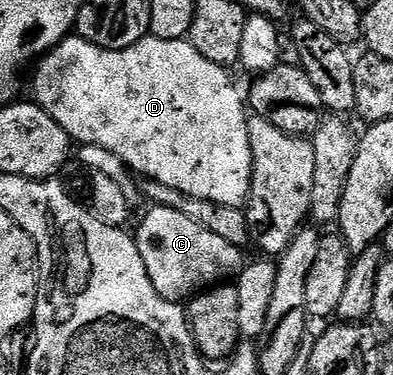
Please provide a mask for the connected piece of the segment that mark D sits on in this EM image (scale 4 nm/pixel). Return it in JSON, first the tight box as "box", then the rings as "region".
{"box":[32,34,253,207],"region":[[[70,34],[61,43],[57,44],[49,53],[36,61],[33,72],[33,96],[32,99],[41,107],[44,112],[49,112],[63,126],[70,141],[78,145],[91,144],[103,146],[103,150],[111,150],[119,159],[129,167],[130,172],[140,174],[142,177],[155,182],[163,182],[163,186],[171,186],[171,190],[179,190],[188,196],[203,198],[207,202],[219,202],[223,206],[242,207],[249,198],[249,187],[253,177],[253,155],[251,154],[251,138],[249,137],[250,117],[247,113],[247,104],[237,93],[233,85],[230,73],[220,68],[215,62],[203,58],[199,50],[189,43],[188,39],[183,40],[160,40],[154,36],[146,36],[144,40],[135,42],[135,46],[127,46],[123,50],[107,50],[87,42],[82,36]]]}

